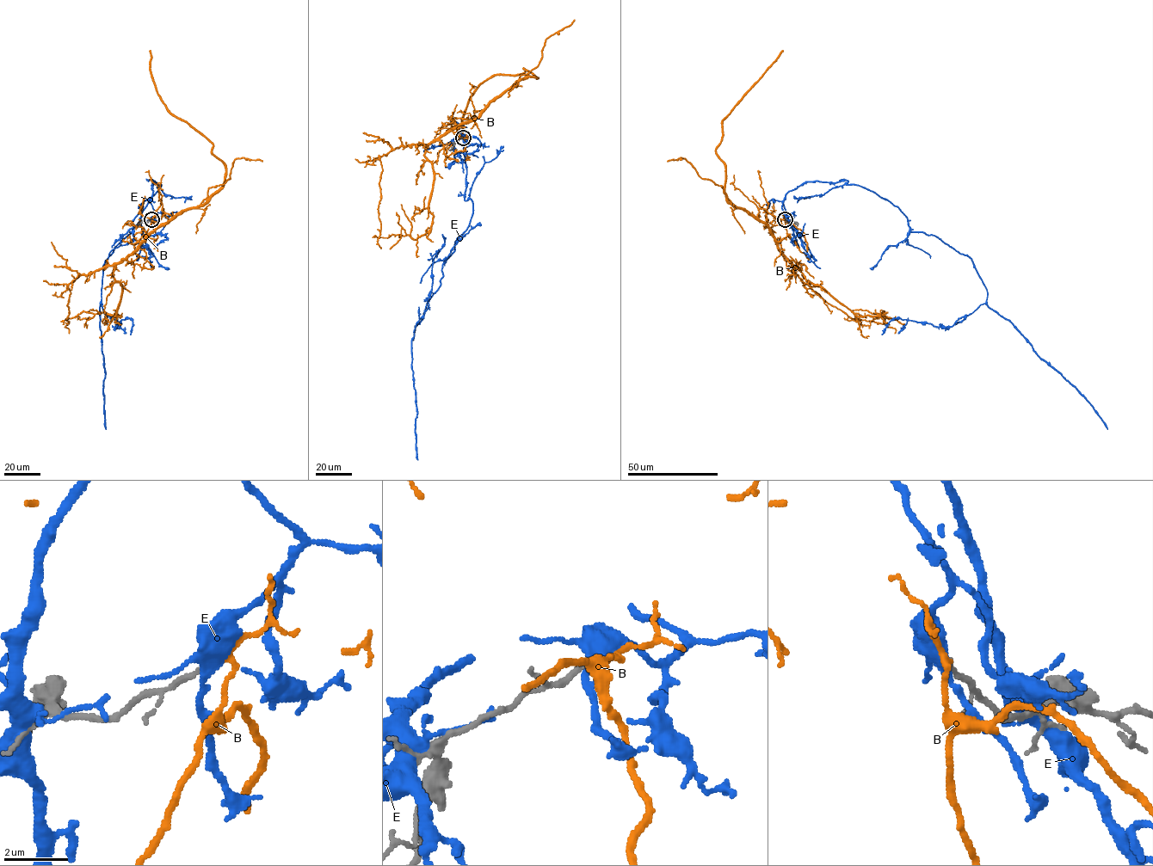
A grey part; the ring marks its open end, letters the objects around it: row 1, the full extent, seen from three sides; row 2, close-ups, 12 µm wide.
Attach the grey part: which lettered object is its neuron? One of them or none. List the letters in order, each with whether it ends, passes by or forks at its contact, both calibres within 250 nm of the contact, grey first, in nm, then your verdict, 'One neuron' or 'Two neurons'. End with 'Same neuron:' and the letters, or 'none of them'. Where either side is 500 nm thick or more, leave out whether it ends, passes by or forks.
B: It passes by. Thickness 140 nm (grey) against 120 nm. Two neurons
E: It forks there. Thickness 160 nm (grey) against 360 nm. Two neurons
Same neuron: none of them

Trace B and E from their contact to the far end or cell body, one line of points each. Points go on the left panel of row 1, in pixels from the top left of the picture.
B: (151, 218), (145, 242), (178, 214), (201, 206), (221, 186), (225, 171), (212, 144), (163, 102), (150, 50)
E: (151, 219), (152, 180), (161, 186), (143, 201), (132, 230), (103, 268), (106, 429)

